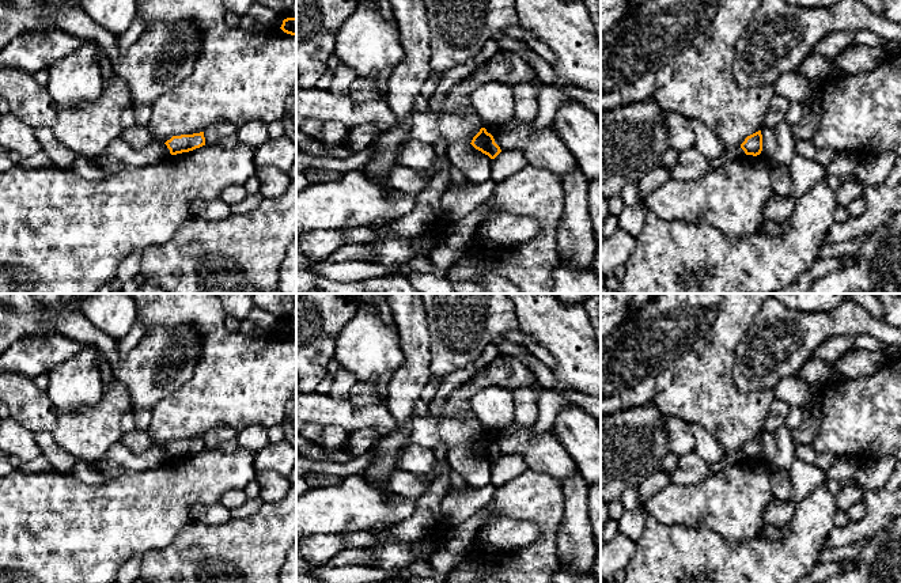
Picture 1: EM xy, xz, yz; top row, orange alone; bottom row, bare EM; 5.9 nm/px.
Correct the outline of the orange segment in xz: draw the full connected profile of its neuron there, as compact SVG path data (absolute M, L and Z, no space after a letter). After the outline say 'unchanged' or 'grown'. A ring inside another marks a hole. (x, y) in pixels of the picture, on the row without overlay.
M481 432L480 436L473 442L470 447L476 454L488 459L491 463L495 463L500 457L500 451L495 447L495 443L485 432Z; unchanged

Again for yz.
M761 435L747 440L745 446L741 448L741 453L746 459L757 461L762 455L762 439Z; unchanged

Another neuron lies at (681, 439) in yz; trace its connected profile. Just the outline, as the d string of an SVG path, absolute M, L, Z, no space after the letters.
M669 416L667 419L670 429L669 435L670 453L679 457L694 451L694 436L689 425Z

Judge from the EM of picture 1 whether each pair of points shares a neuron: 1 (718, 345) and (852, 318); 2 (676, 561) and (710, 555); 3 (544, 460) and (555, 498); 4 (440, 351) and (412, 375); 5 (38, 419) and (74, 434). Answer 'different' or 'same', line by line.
1: different
2: same
3: different
4: different
5: different

